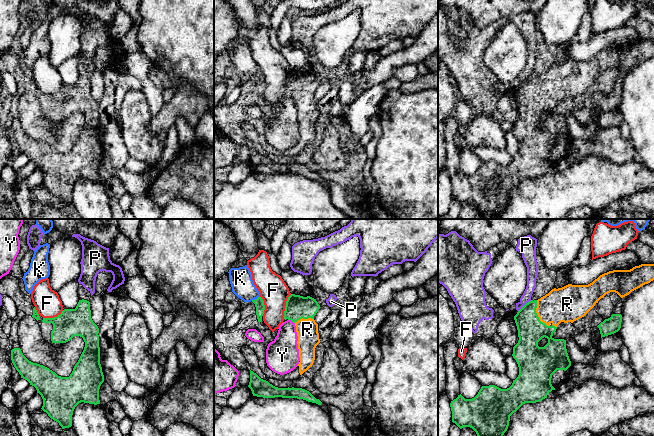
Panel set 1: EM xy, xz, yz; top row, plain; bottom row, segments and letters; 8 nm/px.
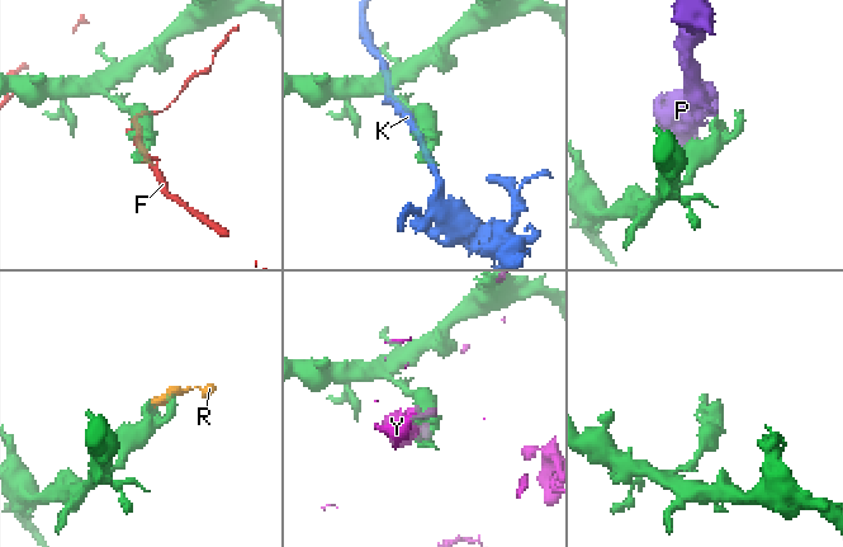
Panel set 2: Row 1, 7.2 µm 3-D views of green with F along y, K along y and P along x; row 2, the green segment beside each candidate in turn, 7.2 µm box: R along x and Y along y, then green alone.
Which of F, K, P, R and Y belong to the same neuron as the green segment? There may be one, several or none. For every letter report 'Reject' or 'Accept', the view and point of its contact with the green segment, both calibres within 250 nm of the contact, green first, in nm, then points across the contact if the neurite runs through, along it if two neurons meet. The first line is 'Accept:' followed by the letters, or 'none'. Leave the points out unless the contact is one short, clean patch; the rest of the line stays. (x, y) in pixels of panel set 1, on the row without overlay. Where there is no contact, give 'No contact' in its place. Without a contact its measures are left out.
Accept: R
F: Reject. Touches green at xz (285, 82). Thickness 190 nm (green) against 220 nm
K: Reject. Touches green at xz (255, 75). Thickness 80 nm (green) against 180 nm. Boundary: xz (259, 72), (251, 76)
P: Reject. Touches green at yz (524, 81). Thickness 220 nm (green) against 80 nm. Boundary: yz (531, 76), (518, 87)
R: Accept. Touches green at yz (537, 91). Thickness 220 nm (green) against 280 nm
Y: Reject. Touches green at xz (291, 96). Thickness 190 nm (green) against 220 nm

